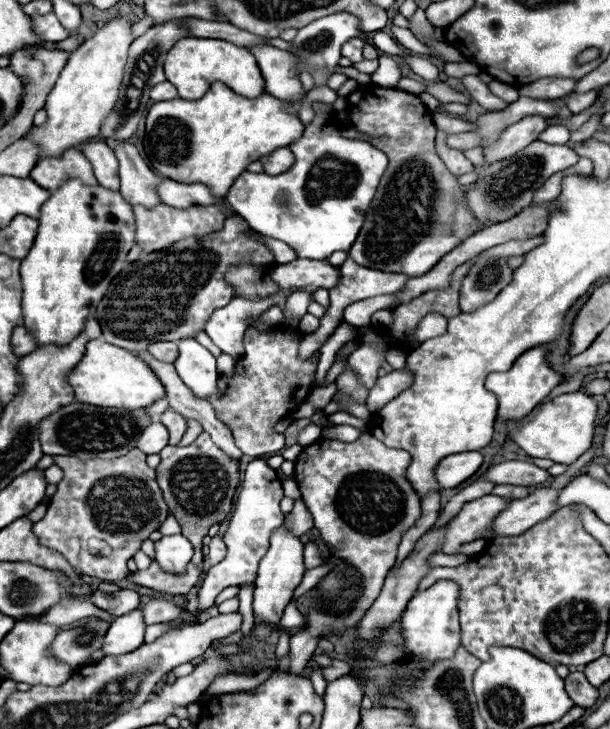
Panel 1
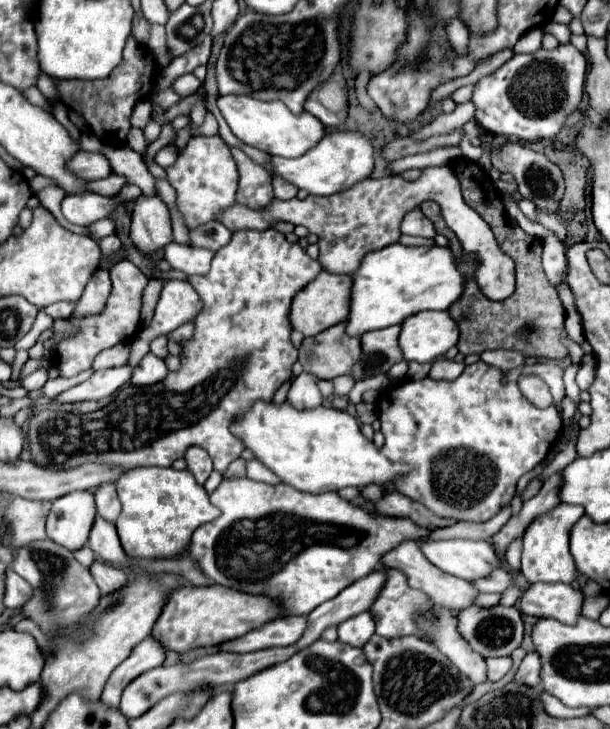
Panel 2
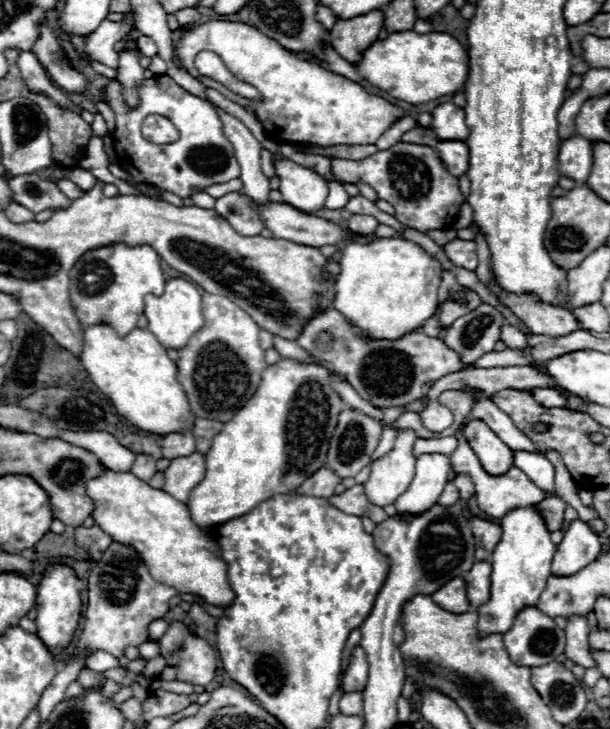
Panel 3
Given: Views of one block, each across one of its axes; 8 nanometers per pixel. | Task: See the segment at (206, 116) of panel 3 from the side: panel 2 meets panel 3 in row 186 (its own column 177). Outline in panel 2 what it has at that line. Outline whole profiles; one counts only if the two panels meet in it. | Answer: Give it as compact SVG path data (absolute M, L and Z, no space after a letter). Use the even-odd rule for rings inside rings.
M194 136L194 138L190 138L184 152L178 156L176 164L172 168L166 168L166 172L168 172L168 182L174 186L174 190L178 194L176 204L180 208L188 228L194 228L194 226L206 224L210 220L216 220L218 212L222 212L224 208L234 204L236 186L238 186L238 168L236 168L236 162L232 158L230 146L220 136Z

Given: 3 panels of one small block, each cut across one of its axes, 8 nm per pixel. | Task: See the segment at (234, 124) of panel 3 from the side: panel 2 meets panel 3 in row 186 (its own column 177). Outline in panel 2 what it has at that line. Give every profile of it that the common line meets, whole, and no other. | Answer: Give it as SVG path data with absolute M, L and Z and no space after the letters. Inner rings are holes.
M176 242L168 244L164 250L164 258L170 262L170 266L188 276L192 276L192 274L206 276L210 270L212 256L214 256L214 252L210 252L210 250L192 248L186 244L176 244Z

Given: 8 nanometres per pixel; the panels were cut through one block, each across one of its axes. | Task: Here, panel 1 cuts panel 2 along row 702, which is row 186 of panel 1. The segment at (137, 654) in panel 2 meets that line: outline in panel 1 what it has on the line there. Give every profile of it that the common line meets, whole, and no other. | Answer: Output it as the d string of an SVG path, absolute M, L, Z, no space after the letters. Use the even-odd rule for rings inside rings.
M86 142L80 146L82 154L92 162L94 176L100 186L118 190L120 178L118 178L118 160L108 144L104 142Z

